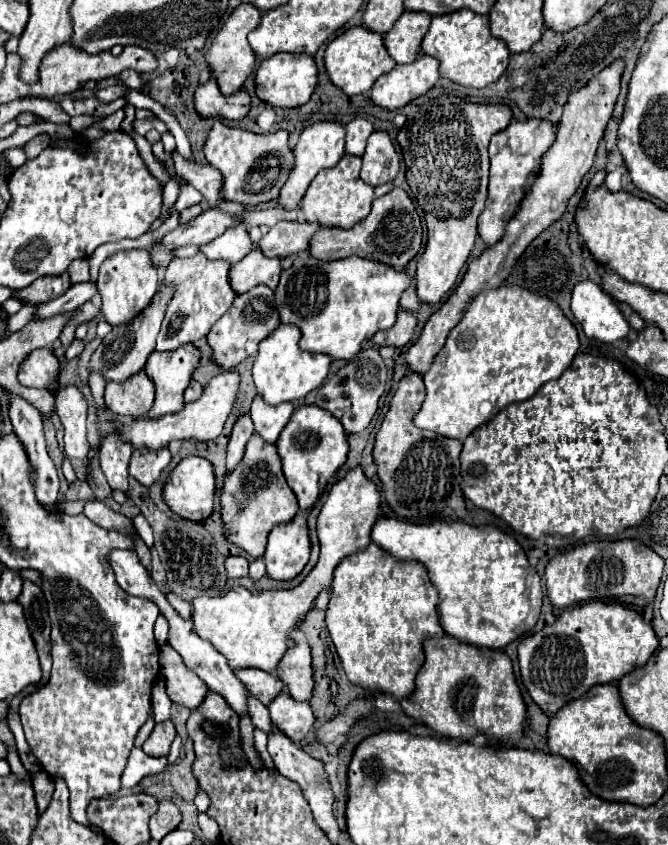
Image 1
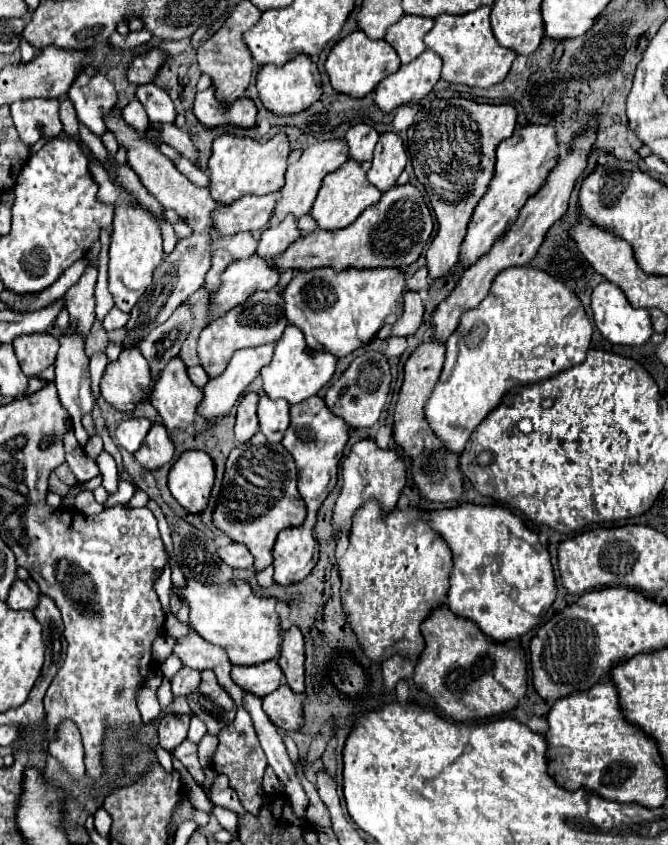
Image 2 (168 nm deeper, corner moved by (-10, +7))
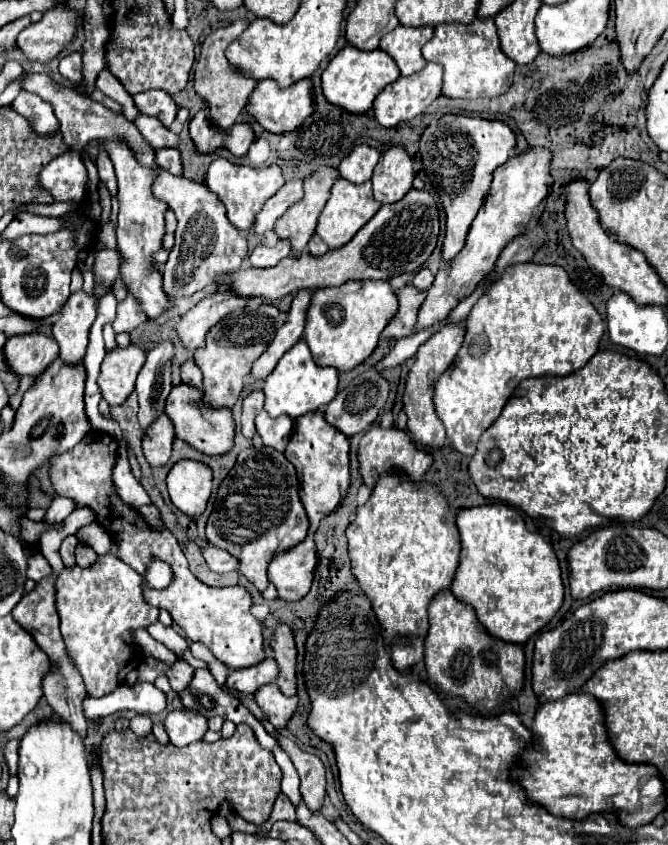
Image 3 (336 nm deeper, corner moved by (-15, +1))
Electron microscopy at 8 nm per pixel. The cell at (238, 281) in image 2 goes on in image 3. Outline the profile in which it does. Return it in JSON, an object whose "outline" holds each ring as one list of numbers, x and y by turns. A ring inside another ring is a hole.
{"outline":[[217,291,211,297,197,303,175,325,175,331,177,331,183,347,189,353,203,347,205,333,213,325,217,325,223,317,227,317,233,309,245,307,245,303,247,303,247,299,237,297,231,291]]}

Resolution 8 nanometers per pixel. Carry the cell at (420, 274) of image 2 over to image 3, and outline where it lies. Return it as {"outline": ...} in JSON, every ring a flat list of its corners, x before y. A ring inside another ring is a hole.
{"outline":[[421,267,421,269,415,273,415,277,413,277,413,285,419,287,421,291,427,291,427,289,431,287,431,283,433,283,433,273,431,273,429,267]]}

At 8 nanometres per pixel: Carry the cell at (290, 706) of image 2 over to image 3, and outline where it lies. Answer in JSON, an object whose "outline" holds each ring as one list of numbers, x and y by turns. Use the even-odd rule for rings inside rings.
{"outline":[[263,685,263,687,259,687,259,691,253,697,259,703,259,707,263,709,263,713,267,715,267,719,277,729,287,725,287,721,291,719,291,715,295,713,295,707,297,707,297,697,283,695,277,685]]}

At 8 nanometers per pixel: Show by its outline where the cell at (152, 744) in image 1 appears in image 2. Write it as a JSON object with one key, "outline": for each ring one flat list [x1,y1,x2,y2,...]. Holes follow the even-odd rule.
{"outline":[[166,713,160,719,158,725,158,737,160,737,160,747,166,751,172,751,174,747,178,747,188,733,188,725,190,725,190,717,188,715,176,715,176,713]]}

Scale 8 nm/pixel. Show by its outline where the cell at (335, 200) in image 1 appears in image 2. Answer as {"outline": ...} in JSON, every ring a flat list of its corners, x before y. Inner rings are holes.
{"outline":[[348,159,340,169,332,171,324,177,320,193,310,211,310,215,316,219,320,229,344,229,350,223,354,223,364,209,378,203,382,193,380,193,380,189,374,189,374,185,370,185,370,181,366,181,368,169,370,169,368,161,358,163,358,161]]}

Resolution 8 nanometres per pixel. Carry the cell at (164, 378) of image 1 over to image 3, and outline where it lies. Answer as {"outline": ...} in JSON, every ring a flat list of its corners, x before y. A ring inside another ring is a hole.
{"outline":[[177,385,167,397,167,407,165,413,175,425,175,437,183,439,191,447,195,447,199,453,205,455,227,455,233,447,233,437,235,437,235,421,231,417,231,409,209,409,203,405,203,393,195,387,189,385]]}

